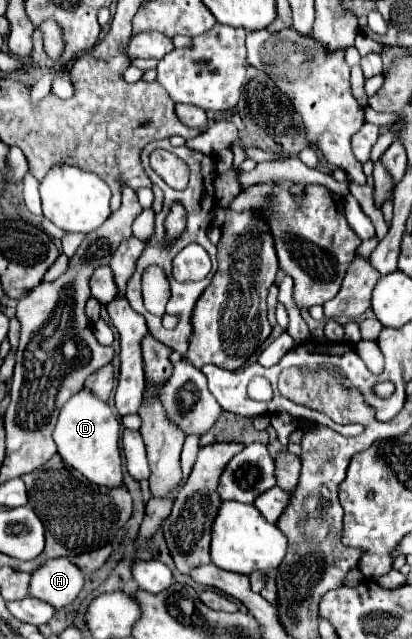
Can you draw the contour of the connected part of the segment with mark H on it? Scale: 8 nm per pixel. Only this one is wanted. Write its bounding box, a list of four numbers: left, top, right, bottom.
[30,558,82,610]

